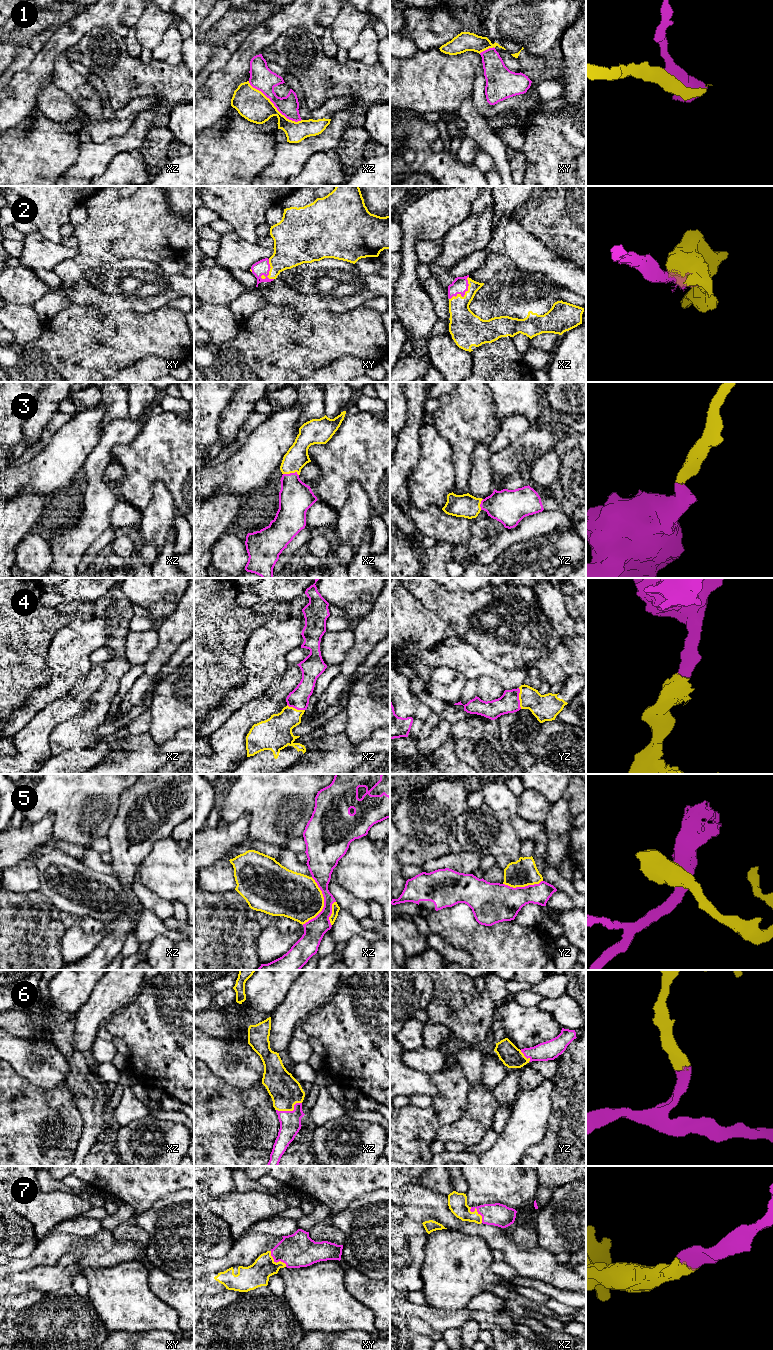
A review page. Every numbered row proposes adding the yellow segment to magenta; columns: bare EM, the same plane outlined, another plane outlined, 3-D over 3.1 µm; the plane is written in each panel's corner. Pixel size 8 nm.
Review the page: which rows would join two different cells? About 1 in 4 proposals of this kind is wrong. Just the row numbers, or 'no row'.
1, 5

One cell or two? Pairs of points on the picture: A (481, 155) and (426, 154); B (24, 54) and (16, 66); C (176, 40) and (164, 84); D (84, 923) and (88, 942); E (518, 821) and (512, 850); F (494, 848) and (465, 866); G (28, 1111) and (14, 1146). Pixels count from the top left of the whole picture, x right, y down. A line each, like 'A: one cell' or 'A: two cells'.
A: two cells
B: one cell
C: two cells
D: two cells
E: two cells
F: two cells
G: one cell

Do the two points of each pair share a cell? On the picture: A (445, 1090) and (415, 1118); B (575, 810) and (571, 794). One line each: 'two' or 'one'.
A: one
B: one

